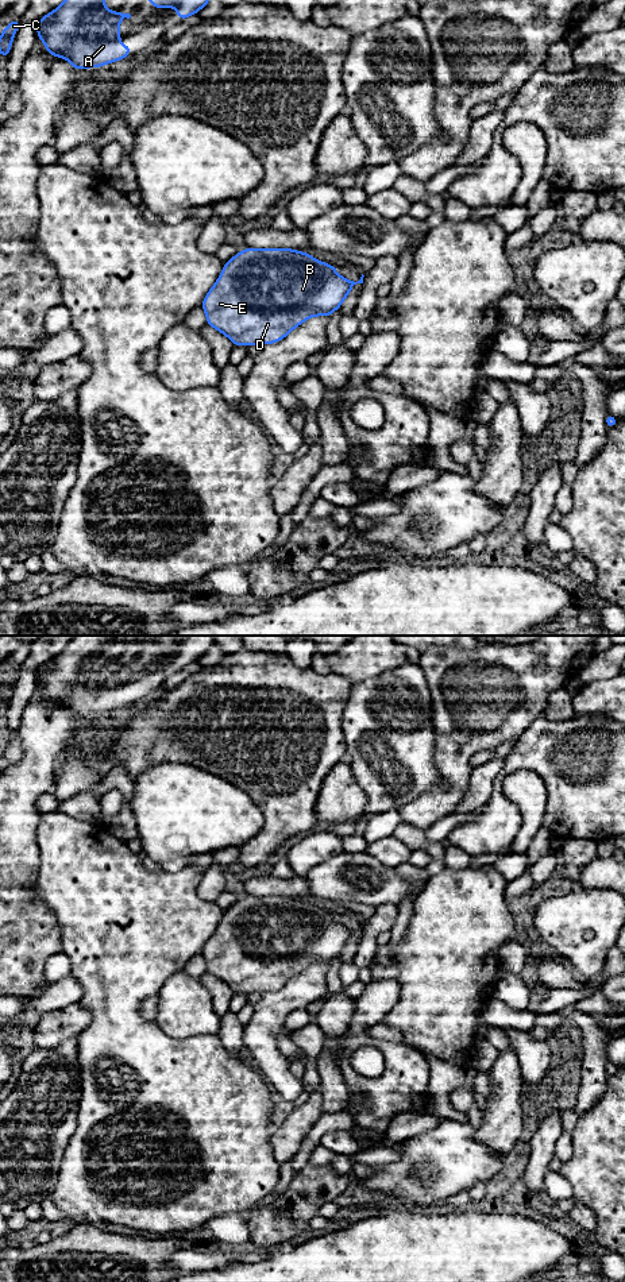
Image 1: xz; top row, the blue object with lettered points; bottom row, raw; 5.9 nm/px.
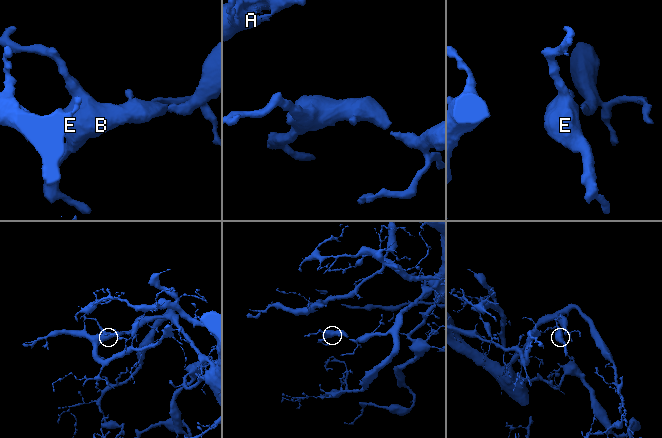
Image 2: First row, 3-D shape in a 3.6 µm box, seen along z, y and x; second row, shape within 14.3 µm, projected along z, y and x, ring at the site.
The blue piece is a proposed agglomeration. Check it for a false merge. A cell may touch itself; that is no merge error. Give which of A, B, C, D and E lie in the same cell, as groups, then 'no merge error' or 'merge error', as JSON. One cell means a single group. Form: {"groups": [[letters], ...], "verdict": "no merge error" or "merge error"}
{"groups": [["A", "B", "C", "D", "E"]], "verdict": "no merge error"}

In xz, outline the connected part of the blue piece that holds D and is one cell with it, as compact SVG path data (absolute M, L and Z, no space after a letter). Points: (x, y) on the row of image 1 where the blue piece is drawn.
M244 248L243 251L239 251L234 258L227 260L223 266L223 270L215 282L215 285L209 289L207 293L201 308L204 309L207 314L207 325L217 329L220 333L225 335L234 345L244 345L250 347L252 344L263 345L263 344L274 344L281 341L288 336L289 332L292 332L294 328L305 323L310 317L316 316L325 316L329 317L335 310L340 308L340 305L344 302L346 297L351 293L352 286L356 283L363 283L363 274L358 282L354 282L351 279L343 278L336 270L333 264L324 263L317 260L316 258L310 256L305 251L296 251L292 248Z

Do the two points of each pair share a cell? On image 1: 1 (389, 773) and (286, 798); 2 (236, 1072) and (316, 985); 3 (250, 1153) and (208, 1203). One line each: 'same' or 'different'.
1: different
2: different
3: same

